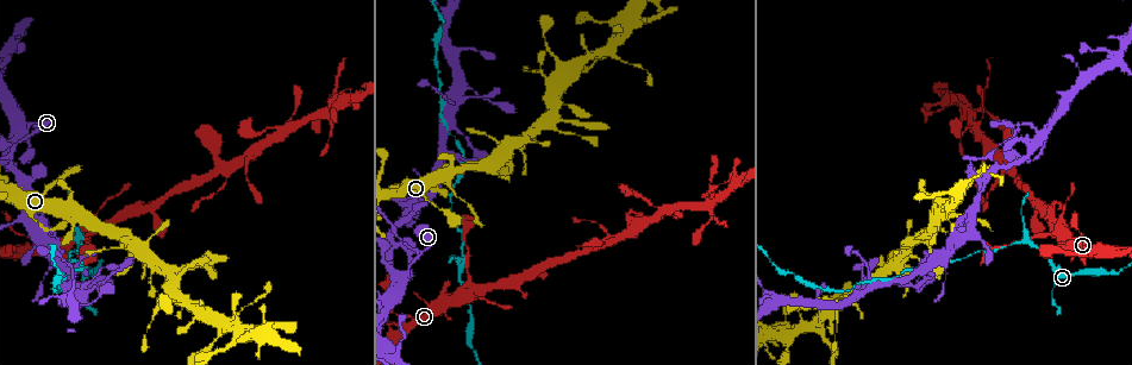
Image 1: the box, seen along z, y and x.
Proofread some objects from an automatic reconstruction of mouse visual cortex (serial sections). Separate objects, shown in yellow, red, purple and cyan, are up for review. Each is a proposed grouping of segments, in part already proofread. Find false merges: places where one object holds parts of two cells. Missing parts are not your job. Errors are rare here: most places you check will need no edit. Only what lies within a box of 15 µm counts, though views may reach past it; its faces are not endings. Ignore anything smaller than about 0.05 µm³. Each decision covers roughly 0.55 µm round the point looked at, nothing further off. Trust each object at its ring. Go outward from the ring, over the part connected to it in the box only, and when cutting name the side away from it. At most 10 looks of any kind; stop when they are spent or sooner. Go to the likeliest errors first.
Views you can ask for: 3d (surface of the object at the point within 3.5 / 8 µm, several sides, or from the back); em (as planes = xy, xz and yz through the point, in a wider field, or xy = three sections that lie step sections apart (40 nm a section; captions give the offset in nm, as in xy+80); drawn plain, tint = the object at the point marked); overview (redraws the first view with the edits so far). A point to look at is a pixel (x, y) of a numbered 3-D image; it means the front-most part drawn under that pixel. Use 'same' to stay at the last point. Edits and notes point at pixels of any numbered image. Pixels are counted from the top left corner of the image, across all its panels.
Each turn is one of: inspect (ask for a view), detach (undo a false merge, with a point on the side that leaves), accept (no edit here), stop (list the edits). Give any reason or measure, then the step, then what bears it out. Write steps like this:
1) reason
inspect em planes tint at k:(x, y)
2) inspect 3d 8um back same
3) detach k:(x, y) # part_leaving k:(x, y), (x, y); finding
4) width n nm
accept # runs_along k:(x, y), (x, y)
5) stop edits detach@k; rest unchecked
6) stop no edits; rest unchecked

a fork
inspect 3d 8um at 1:(20, 133)

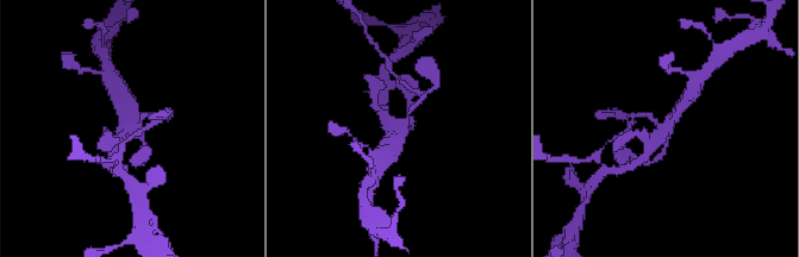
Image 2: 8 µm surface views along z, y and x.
arms 4; arm_widths 150, 200, 300, 350 nm
inspect em xy step 5 tint at 2:(400, 126)

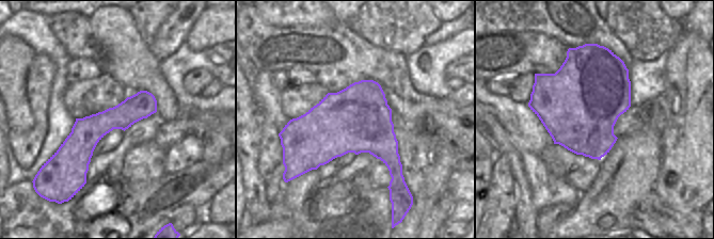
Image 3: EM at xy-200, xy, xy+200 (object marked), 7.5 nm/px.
accept # runs_along 3:(152, 98), (104, 122), (65, 160); one cell here

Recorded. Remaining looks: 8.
sharp bend
inspect 3d 3.5um at 1:(1000, 165)

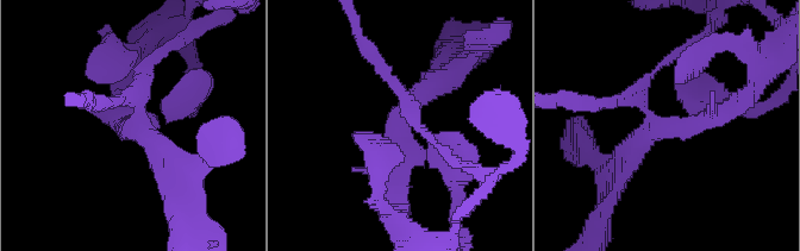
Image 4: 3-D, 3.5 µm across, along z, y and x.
inspect em xy step 1 tint at 4:(661, 124)

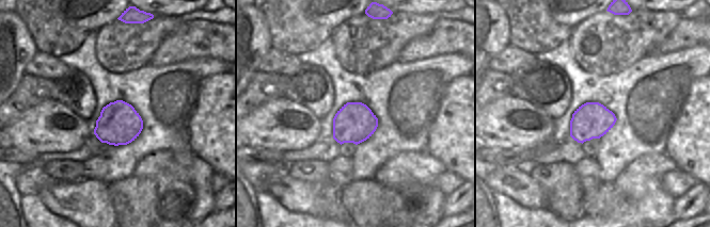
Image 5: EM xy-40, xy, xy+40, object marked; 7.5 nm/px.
accept # runs_along 4:(729, 107), (650, 129), (619, 169); all the same cell

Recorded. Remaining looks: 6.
sharp bend
inspect 3d 3.5um at 1:(11, 52)

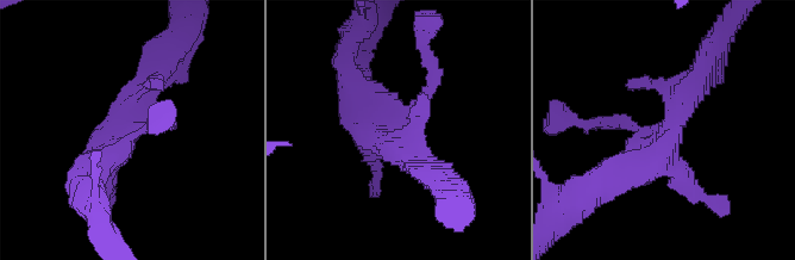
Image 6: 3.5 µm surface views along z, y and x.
inspect em xy step 1 tint at 6:(662, 137)

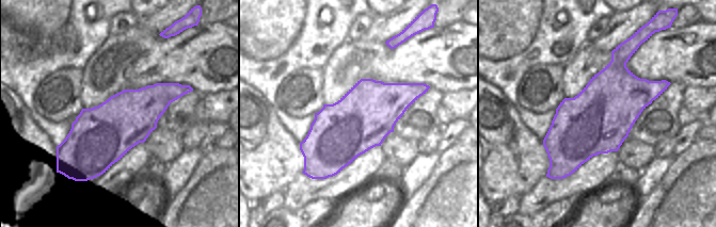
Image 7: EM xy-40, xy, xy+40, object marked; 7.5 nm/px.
cut it another way
inspect em xy step 3 tint same

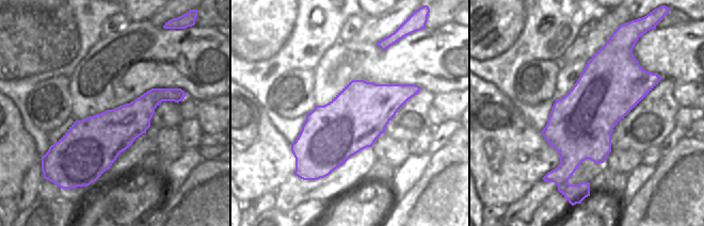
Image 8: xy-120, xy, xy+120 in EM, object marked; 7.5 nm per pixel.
arm_widths 200, 250, 350, 450 nm
accept # runs_along 6:(620, 173), (657, 155), (696, 78); all the same cell

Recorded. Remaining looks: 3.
a fork
inspect 3d 8um at 1:(462, 263)

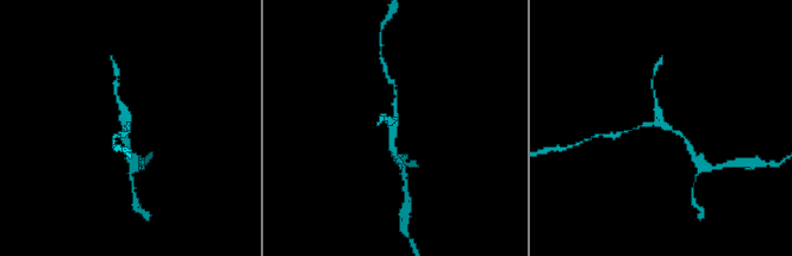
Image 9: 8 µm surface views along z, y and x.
shape alone is not enough
inspect em xy step 5 tint at 9:(395, 127)

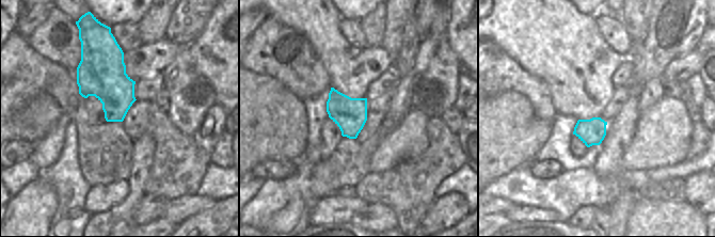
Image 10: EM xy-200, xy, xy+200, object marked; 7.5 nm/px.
accept # runs_along 9:(394, 153), (394, 92); all the same cell

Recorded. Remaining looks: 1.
stop no edits; rest unchecked

